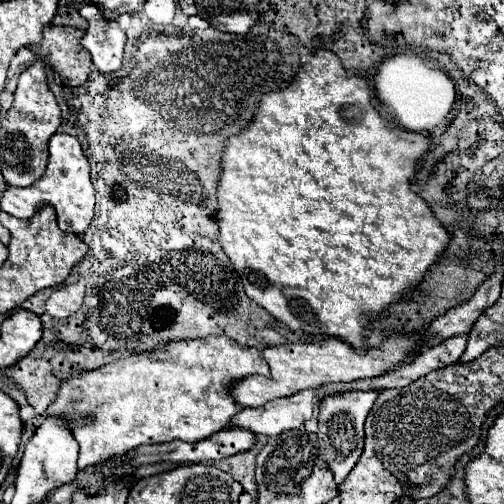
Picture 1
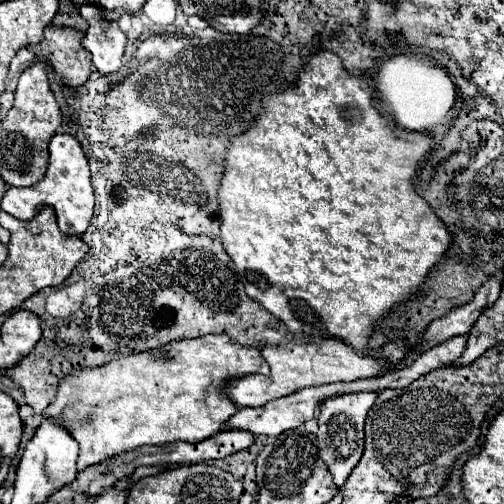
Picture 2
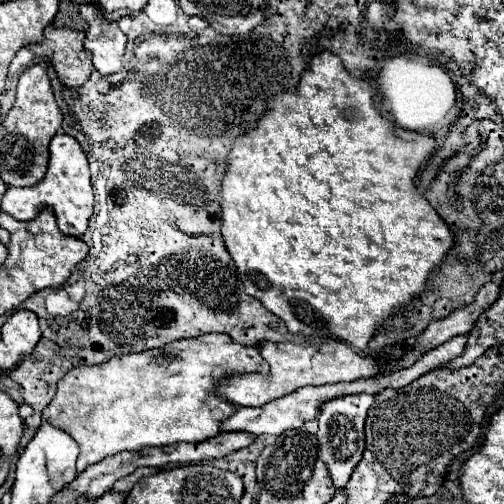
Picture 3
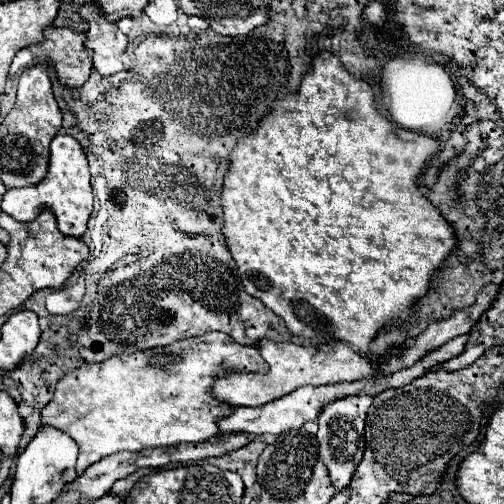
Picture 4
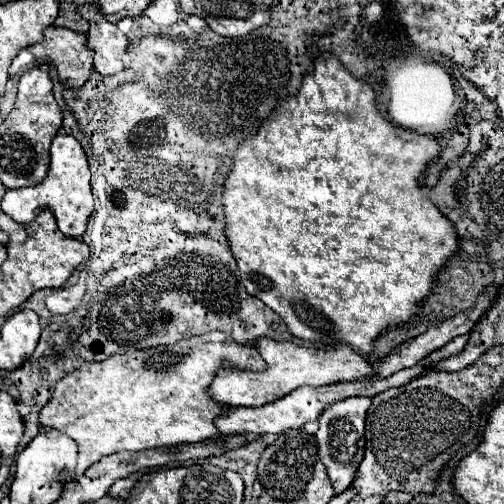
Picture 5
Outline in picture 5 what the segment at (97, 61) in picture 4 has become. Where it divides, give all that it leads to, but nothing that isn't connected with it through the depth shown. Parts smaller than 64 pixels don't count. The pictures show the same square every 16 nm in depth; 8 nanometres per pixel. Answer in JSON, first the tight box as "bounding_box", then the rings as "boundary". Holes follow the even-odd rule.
{"bounding_box":[80,4,128,76],"boundary":[[[84,4],[80,8],[80,16],[84,16],[84,20],[90,24],[86,44],[90,50],[94,50],[94,68],[102,76],[122,72],[122,56],[128,46],[126,36],[118,30],[116,24],[108,22],[100,8],[94,4]]]}

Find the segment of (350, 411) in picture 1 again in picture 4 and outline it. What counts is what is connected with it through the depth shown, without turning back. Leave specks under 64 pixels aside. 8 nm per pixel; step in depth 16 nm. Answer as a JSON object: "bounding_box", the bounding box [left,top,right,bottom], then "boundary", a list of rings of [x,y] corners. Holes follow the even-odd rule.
{"bounding_box":[318,394,372,492],"boundary":[[[356,394],[356,396],[346,396],[338,398],[334,402],[328,402],[320,416],[318,416],[318,456],[326,464],[334,488],[340,492],[348,486],[348,480],[352,478],[352,472],[356,470],[356,464],[360,464],[360,456],[364,454],[364,420],[366,412],[372,404],[372,396],[368,394]]]}

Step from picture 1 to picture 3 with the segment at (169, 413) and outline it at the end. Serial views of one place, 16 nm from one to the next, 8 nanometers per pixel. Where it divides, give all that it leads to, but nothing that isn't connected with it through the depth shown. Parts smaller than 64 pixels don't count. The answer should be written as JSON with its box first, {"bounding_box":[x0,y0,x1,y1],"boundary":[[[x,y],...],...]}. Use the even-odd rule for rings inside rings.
{"bounding_box":[42,334,268,472],"boundary":[[[204,334],[198,338],[178,340],[162,348],[112,358],[110,362],[98,366],[82,366],[68,372],[58,382],[56,396],[46,406],[42,416],[54,426],[64,428],[80,444],[78,472],[82,472],[90,464],[96,464],[106,456],[124,450],[138,450],[144,446],[166,446],[174,442],[202,442],[216,436],[220,432],[220,420],[232,416],[232,412],[236,412],[236,406],[224,400],[222,396],[216,396],[214,376],[222,380],[232,374],[248,372],[268,374],[268,364],[260,356],[258,348],[242,346],[226,334]]]}

